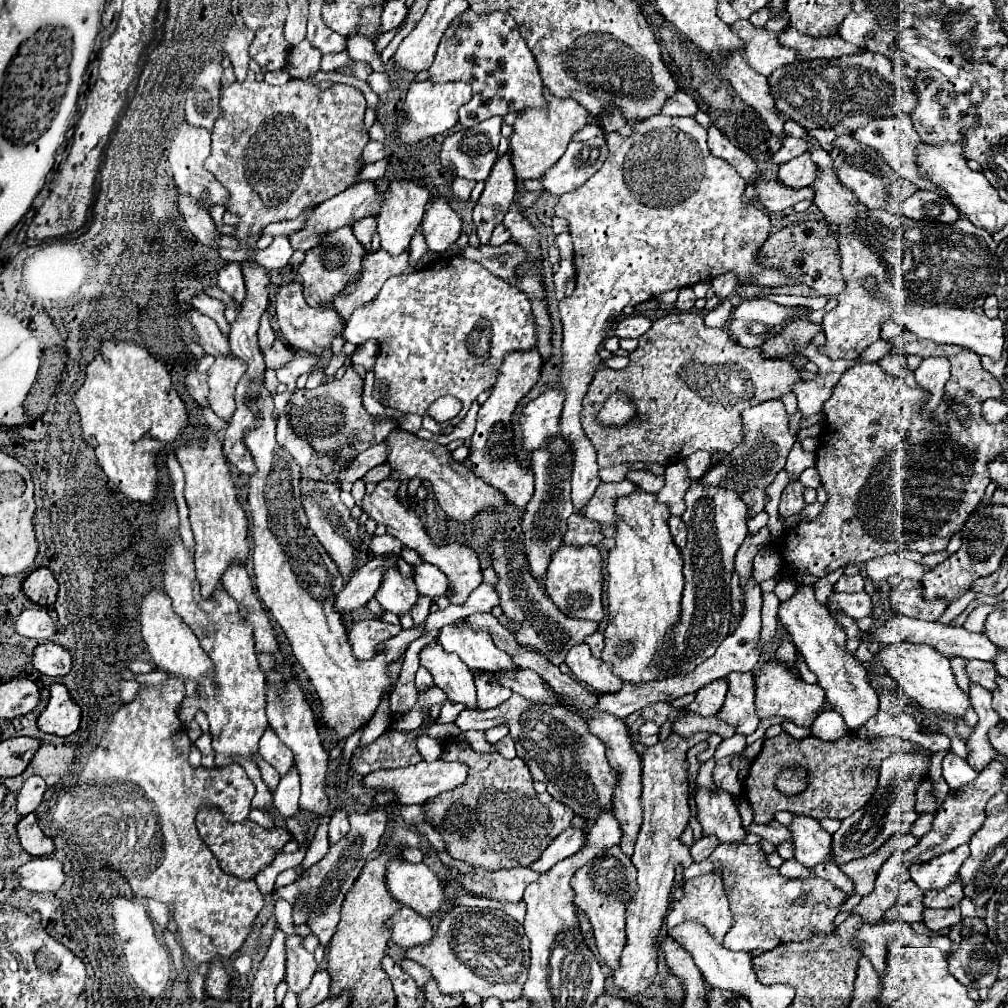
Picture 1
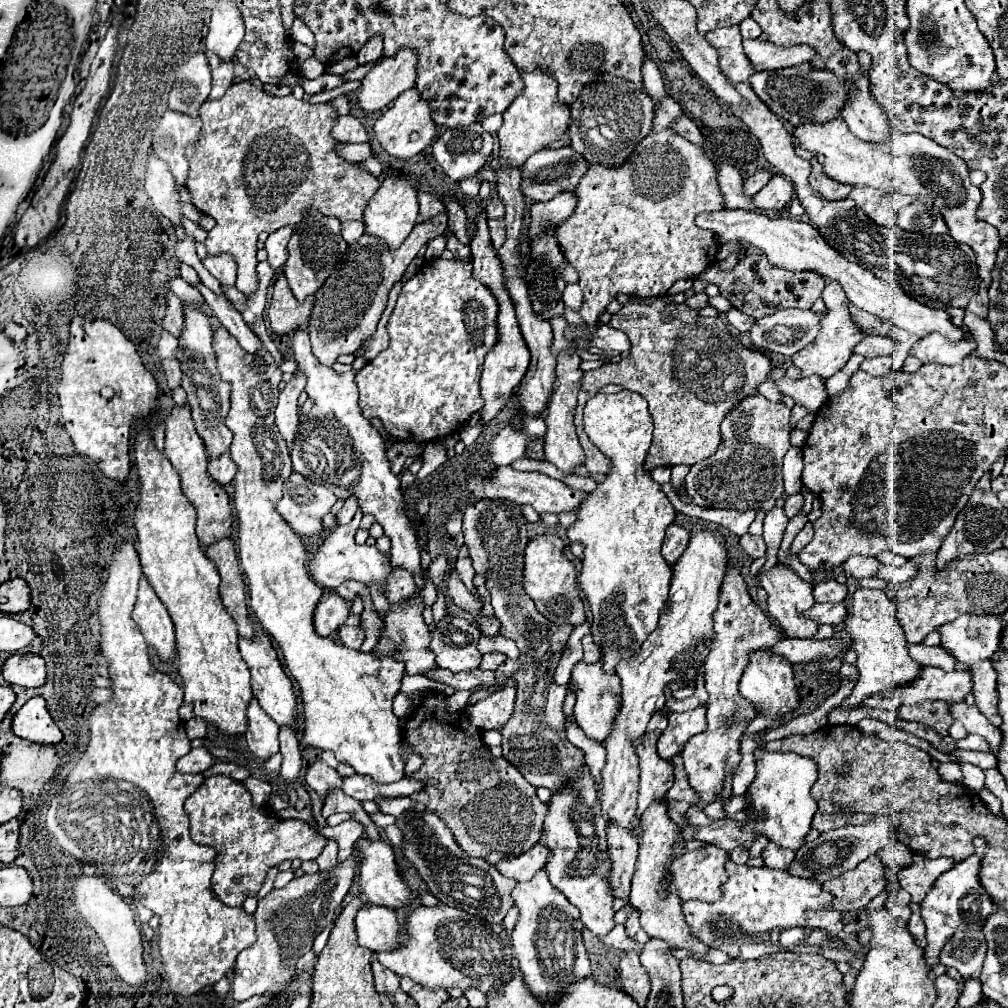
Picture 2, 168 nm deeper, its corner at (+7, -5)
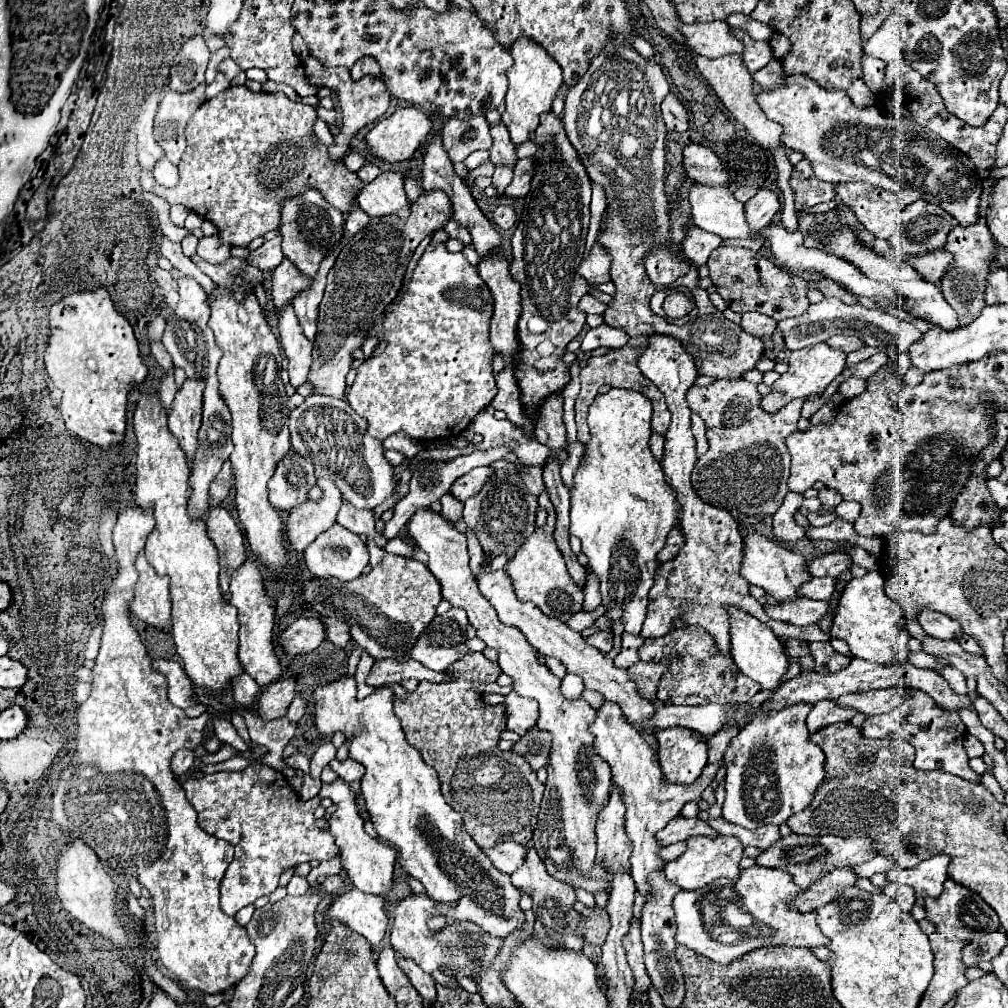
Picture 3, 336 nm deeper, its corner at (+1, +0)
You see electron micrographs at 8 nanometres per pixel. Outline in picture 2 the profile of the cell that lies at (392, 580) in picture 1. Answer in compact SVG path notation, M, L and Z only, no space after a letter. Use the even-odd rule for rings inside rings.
M358 510L356 516L352 518L350 524L346 526L338 526L336 530L332 530L326 540L318 546L318 550L314 552L312 560L308 562L308 570L312 574L312 578L322 584L324 588L338 588L342 582L348 582L350 578L358 580L358 582L364 582L364 584L370 584L370 582L380 582L380 588L382 592L386 590L386 580L384 576L388 576L388 556L384 556L382 552L378 552L376 546L358 546L354 542L354 534L359 529L360 521L363 517L363 513Z

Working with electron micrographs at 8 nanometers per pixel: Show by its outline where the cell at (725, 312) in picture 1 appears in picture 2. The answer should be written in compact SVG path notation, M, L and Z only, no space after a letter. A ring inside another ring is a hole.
M810 376L802 380L790 380L790 378L780 378L774 382L782 394L788 394L796 400L796 404L802 404L810 412L816 412L826 400L826 388L820 376Z

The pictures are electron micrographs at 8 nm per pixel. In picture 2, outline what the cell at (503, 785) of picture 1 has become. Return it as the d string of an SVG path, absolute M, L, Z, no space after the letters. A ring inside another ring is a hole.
M430 690L430 692L424 694L420 706L412 712L412 716L408 718L408 722L406 722L406 726L404 726L404 740L412 746L412 752L416 752L418 756L422 756L422 760L424 760L422 766L420 766L414 774L408 774L410 778L420 780L420 782L424 784L424 788L422 788L420 792L414 792L414 796L410 796L410 798L416 800L416 802L422 802L428 810L436 812L436 814L448 824L448 828L454 832L456 842L460 844L460 848L464 848L464 852L468 852L468 856L484 858L488 864L496 864L496 860L504 860L504 858L512 858L512 856L520 856L520 852L526 852L528 848L532 848L532 846L538 842L540 832L542 832L542 824L544 824L544 816L546 816L546 812L548 812L548 806L546 806L544 802L538 800L538 796L536 796L536 788L534 788L532 784L528 784L528 782L524 780L524 776L522 776L522 774L520 774L510 762L506 762L504 758L494 758L494 756L490 754L490 748L482 742L482 730L476 728L476 726L468 720L468 716L466 716L464 712L454 712L454 714L452 714L452 712L448 712L446 708L448 708L446 696L444 696L442 692L432 692L432 690Z

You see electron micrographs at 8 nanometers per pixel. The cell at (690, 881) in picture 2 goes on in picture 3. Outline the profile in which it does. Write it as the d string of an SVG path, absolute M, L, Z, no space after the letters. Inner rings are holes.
M696 835L696 837L690 837L686 843L688 843L686 851L678 859L670 861L664 867L666 879L670 879L680 889L694 891L694 889L700 889L700 887L712 883L718 877L738 877L738 871L740 871L738 861L742 857L744 845L736 837L724 837L724 835L720 835L716 839L710 839L710 837Z

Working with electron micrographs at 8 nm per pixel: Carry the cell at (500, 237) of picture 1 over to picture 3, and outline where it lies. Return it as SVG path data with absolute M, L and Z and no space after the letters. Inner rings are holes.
M498 205L492 213L492 221L498 229L506 231L506 229L512 229L514 223L516 223L516 213L512 207L506 207L506 205Z

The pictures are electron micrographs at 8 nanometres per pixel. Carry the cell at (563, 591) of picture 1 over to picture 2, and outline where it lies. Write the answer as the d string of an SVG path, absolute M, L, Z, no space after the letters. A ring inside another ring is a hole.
M556 534L534 536L524 550L524 592L534 600L538 612L554 624L582 624L584 604L576 588L576 568L564 556L564 542Z

